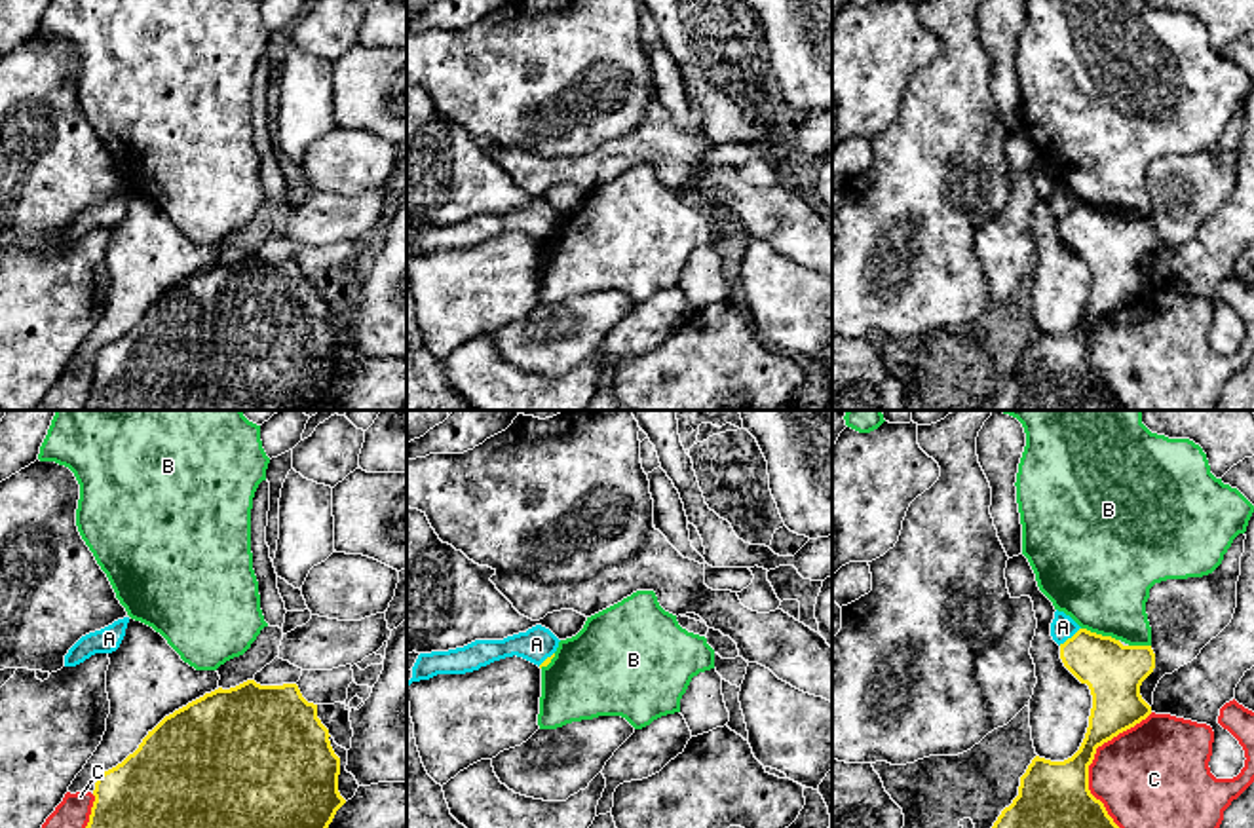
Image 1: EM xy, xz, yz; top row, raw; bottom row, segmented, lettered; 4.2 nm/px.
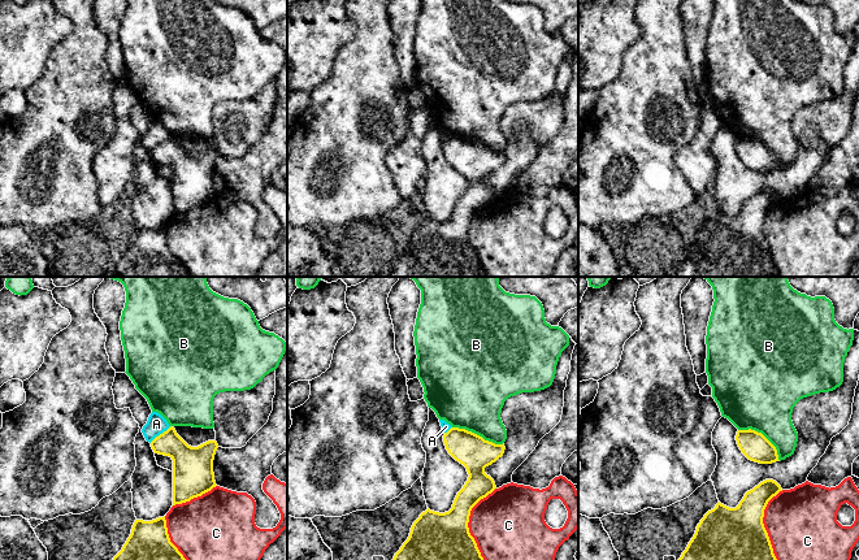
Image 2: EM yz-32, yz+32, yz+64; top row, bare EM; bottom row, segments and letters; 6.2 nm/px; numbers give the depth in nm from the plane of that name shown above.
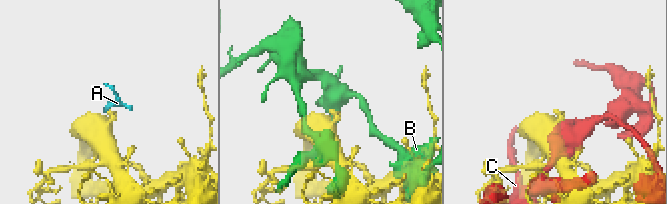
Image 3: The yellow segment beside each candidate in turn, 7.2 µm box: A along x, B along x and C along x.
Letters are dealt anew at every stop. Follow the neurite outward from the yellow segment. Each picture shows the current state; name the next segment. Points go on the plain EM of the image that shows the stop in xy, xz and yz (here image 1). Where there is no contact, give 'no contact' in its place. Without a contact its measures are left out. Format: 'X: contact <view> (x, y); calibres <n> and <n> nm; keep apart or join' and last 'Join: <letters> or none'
A: contact yz (1068, 213); calibres 260 and 110 nm; keep apart
B: contact yz (1101, 209); calibres 260 and 440 nm; keep apart
C: contact yz (1091, 337); calibres 320 and 440 nm; keep apart
Join: none

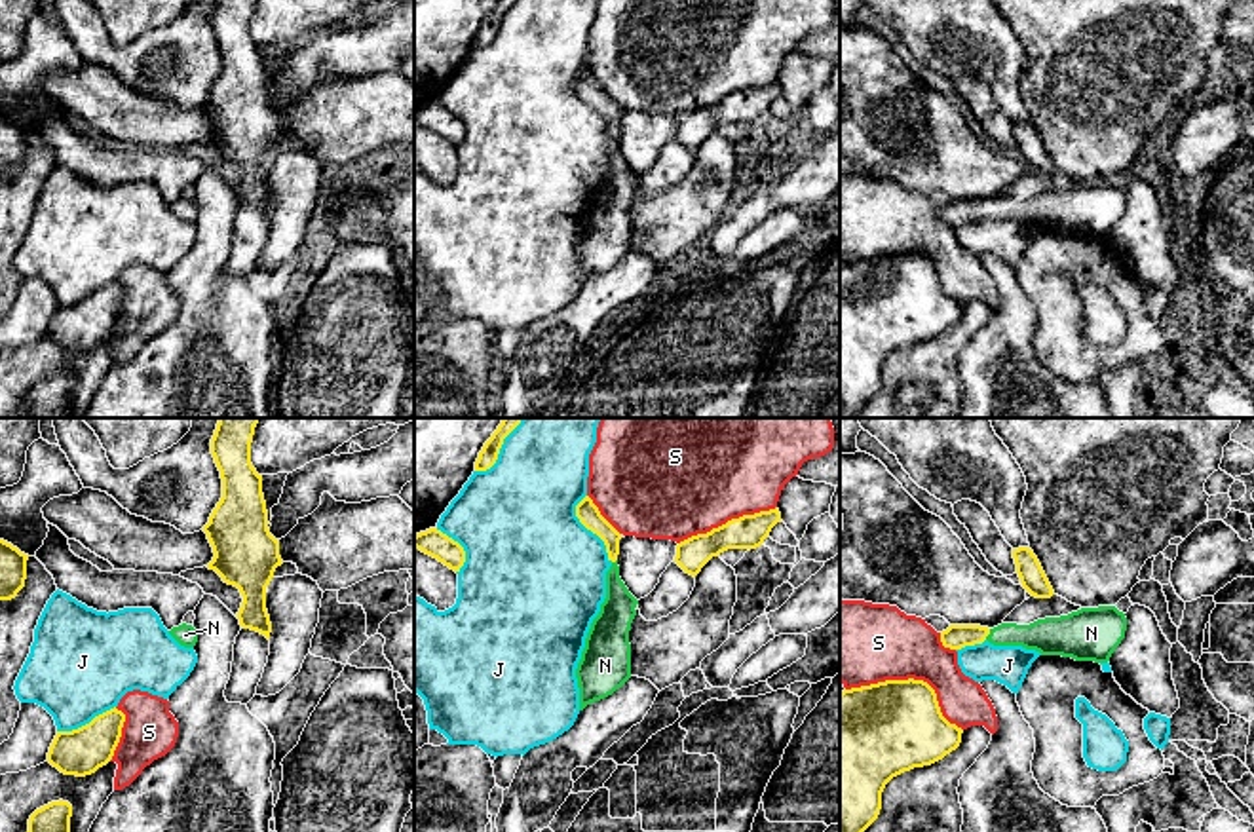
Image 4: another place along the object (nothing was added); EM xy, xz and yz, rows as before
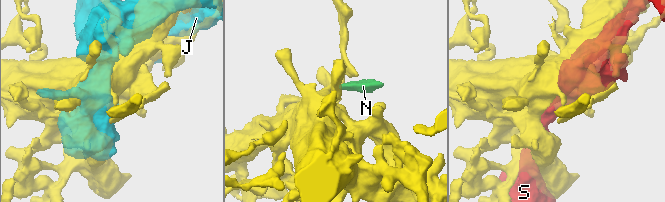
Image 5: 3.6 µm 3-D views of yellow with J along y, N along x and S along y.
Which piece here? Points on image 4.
J: contact xz (588, 103); calibres 90 and 500 nm; keep apart
N: contact yz (988, 208); calibres 110 and 150 nm; join
S: contact yz (912, 253); calibres 400 and 340 nm; keep apart
Join: N

